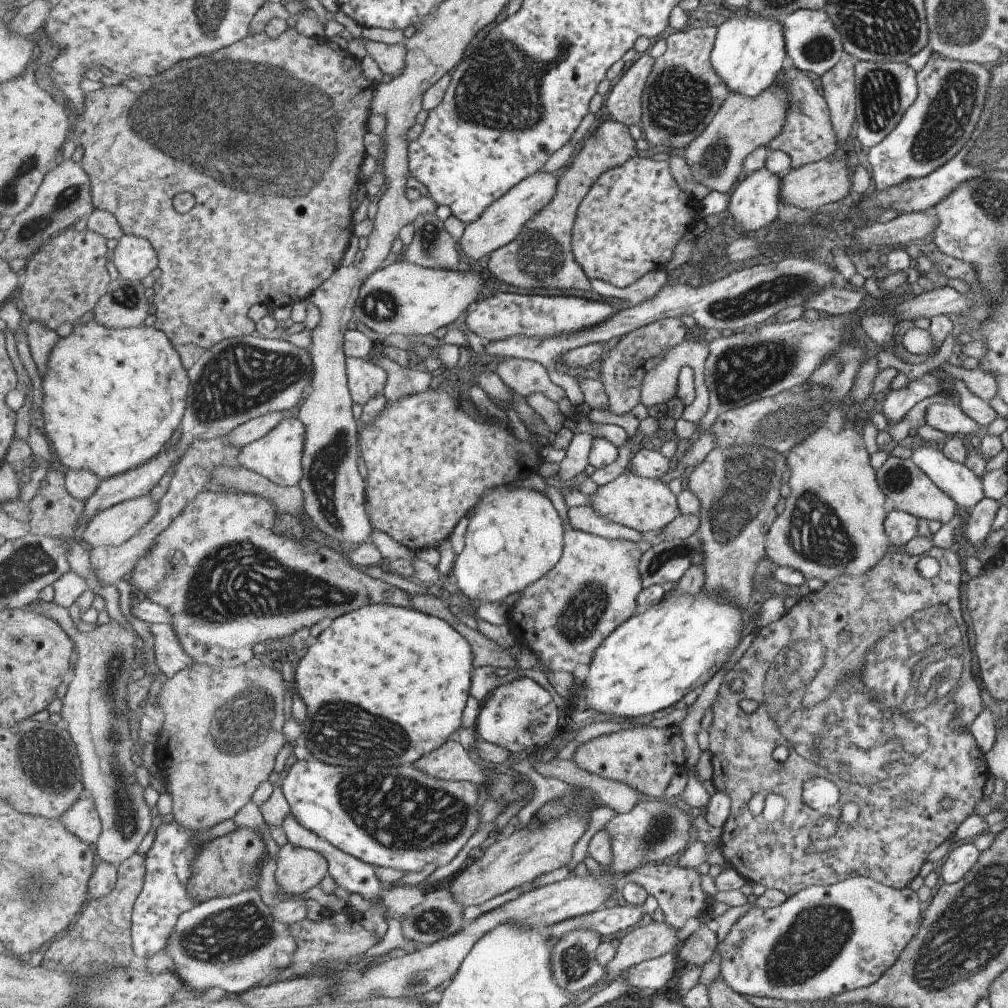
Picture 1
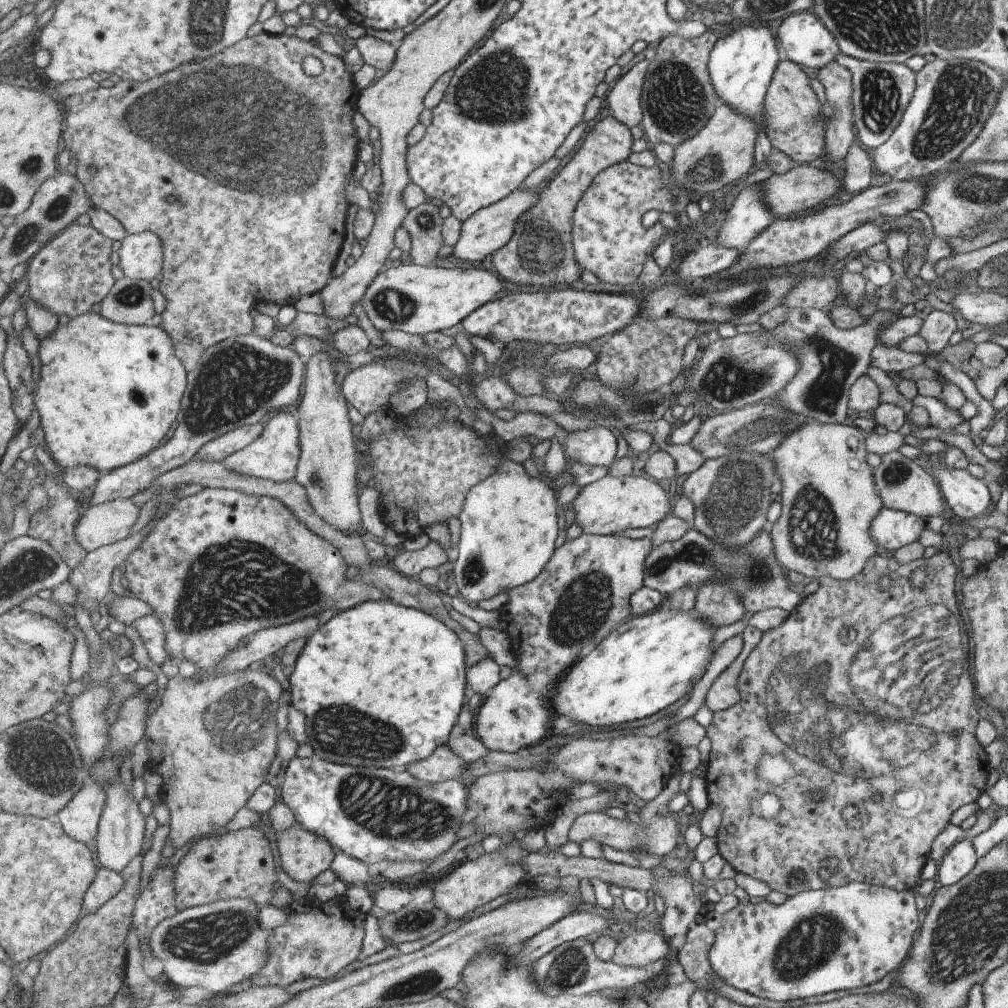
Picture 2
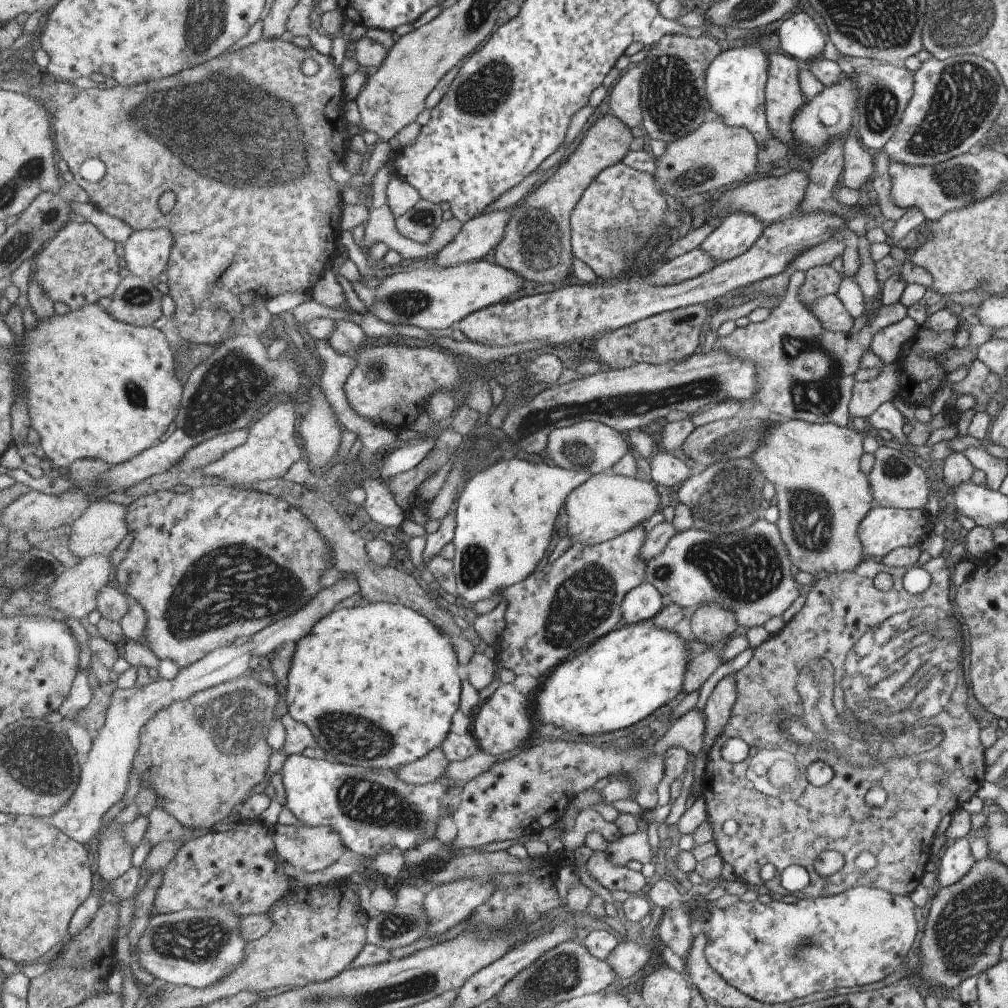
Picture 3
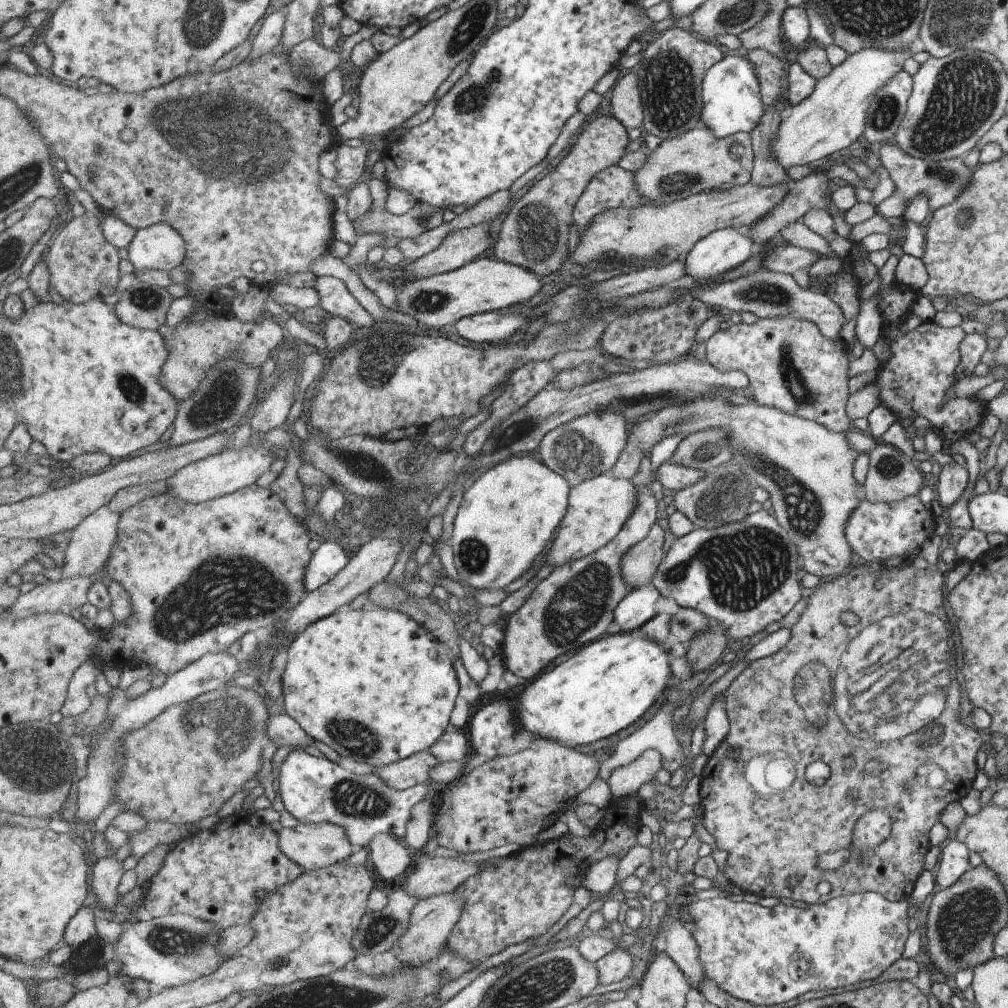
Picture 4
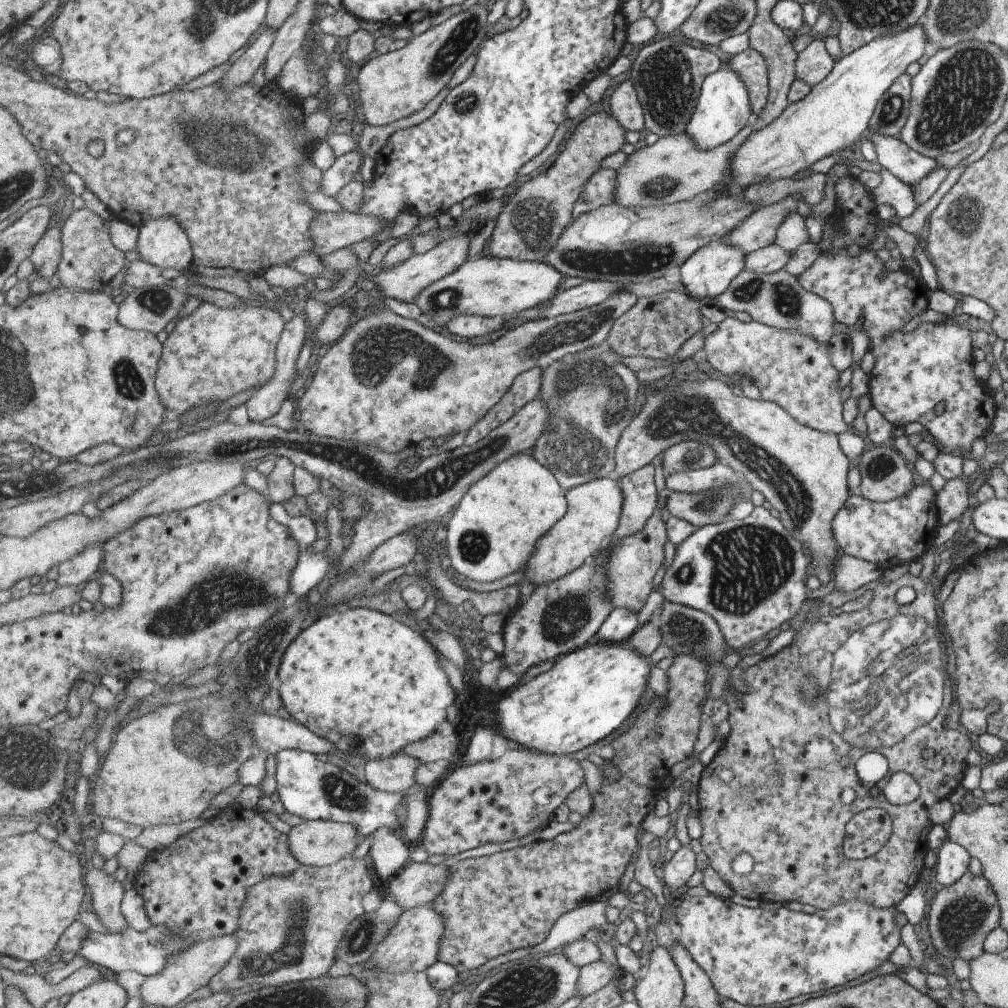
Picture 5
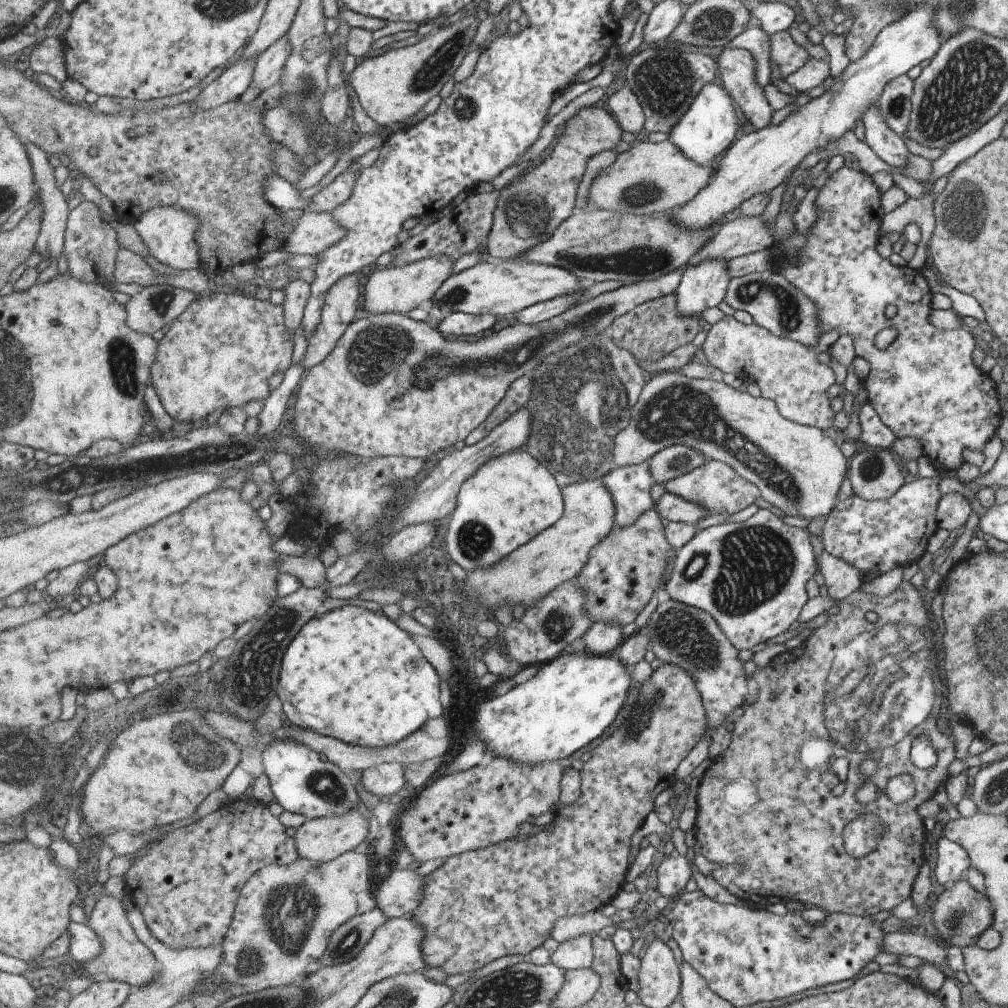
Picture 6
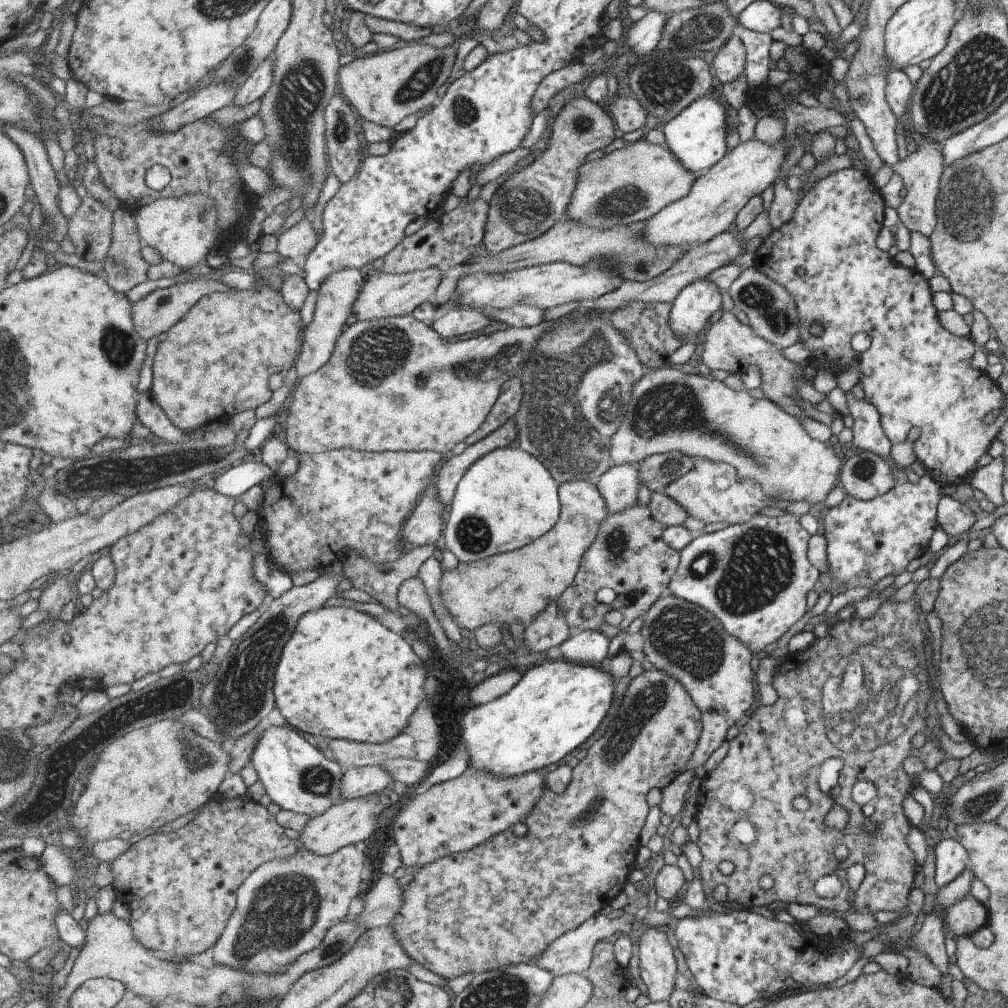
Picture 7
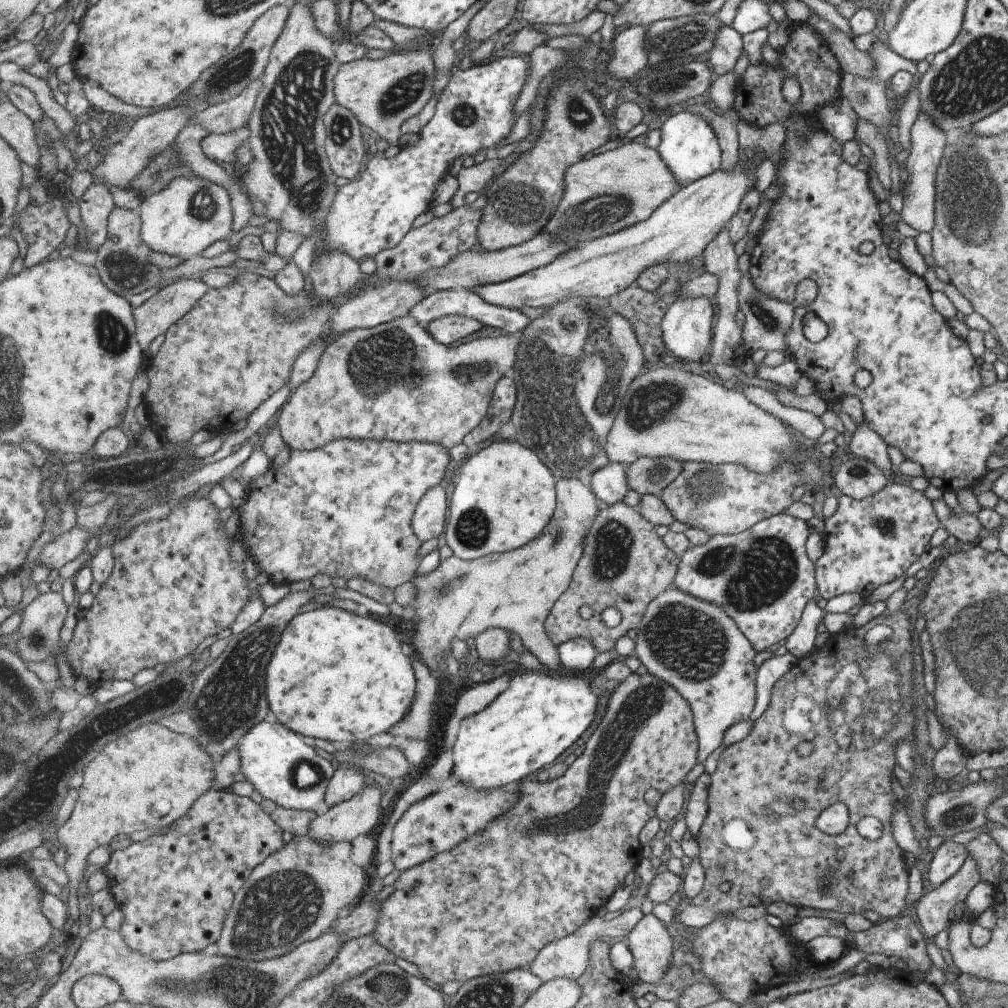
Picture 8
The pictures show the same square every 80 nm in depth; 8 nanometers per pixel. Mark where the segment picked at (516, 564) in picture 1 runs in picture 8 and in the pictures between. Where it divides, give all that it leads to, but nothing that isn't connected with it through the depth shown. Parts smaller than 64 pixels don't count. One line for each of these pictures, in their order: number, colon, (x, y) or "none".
2: (509, 527)
3: (506, 517)
4: (509, 513)
5: (503, 517)
6: (510, 500)
7: (509, 498)
8: (504, 496)

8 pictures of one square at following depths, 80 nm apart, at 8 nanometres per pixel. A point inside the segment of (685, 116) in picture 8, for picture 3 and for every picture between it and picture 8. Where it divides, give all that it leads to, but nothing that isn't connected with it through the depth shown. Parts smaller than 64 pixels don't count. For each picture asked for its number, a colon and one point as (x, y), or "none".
3: (734, 83)
4: (730, 90)
5: (722, 109)
6: (708, 127)
7: (695, 137)

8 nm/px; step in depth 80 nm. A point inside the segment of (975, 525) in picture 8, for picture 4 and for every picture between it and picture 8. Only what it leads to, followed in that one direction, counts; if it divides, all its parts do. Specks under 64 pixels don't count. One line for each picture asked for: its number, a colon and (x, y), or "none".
4: (949, 485)
5: (950, 502)
6: (952, 510)
7: (953, 517)

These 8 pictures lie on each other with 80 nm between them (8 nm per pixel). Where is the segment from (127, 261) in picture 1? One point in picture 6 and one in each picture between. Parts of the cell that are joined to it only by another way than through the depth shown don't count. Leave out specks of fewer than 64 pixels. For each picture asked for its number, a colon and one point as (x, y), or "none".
2: (141, 256)
3: (147, 253)
4: (161, 247)
5: (163, 241)
6: (170, 232)

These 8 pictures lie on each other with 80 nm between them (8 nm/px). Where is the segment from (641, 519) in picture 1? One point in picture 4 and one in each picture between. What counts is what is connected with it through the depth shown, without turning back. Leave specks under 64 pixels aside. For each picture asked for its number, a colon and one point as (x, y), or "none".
2: (607, 505)
3: (605, 505)
4: (599, 507)

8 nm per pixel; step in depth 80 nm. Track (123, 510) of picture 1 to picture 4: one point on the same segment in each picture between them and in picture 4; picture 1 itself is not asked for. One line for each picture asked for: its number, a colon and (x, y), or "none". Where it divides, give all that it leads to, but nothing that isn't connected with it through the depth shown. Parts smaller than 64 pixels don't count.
2: (103, 524)
3: (101, 529)
4: (93, 541)

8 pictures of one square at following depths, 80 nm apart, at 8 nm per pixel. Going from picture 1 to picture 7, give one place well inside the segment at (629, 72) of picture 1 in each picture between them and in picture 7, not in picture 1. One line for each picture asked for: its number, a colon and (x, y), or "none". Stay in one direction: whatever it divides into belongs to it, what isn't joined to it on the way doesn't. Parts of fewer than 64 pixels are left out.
2: (623, 99)
3: (624, 99)
4: (624, 103)
5: (624, 105)
6: (624, 106)
7: (629, 115)

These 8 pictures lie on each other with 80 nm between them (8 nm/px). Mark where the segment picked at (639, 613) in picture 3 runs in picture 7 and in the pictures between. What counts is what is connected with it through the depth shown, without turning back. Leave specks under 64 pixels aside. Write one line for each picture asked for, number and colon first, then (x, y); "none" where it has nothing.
4: (636, 608)
5: (620, 623)
6: (600, 639)
7: (583, 648)

